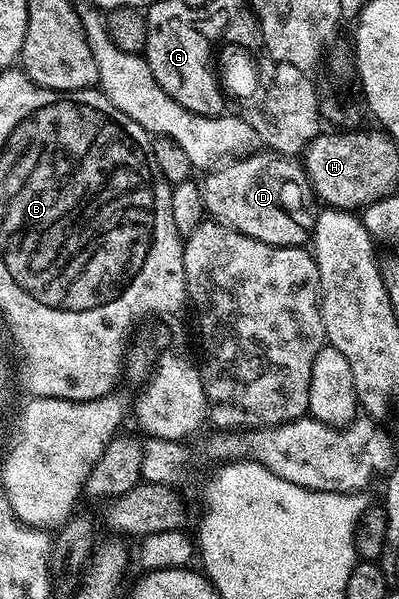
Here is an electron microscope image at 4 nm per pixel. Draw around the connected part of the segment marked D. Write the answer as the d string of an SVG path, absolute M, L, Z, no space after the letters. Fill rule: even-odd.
M260 153L225 161L205 173L199 188L207 217L271 246L304 246L316 227L318 202L303 165L283 154Z

